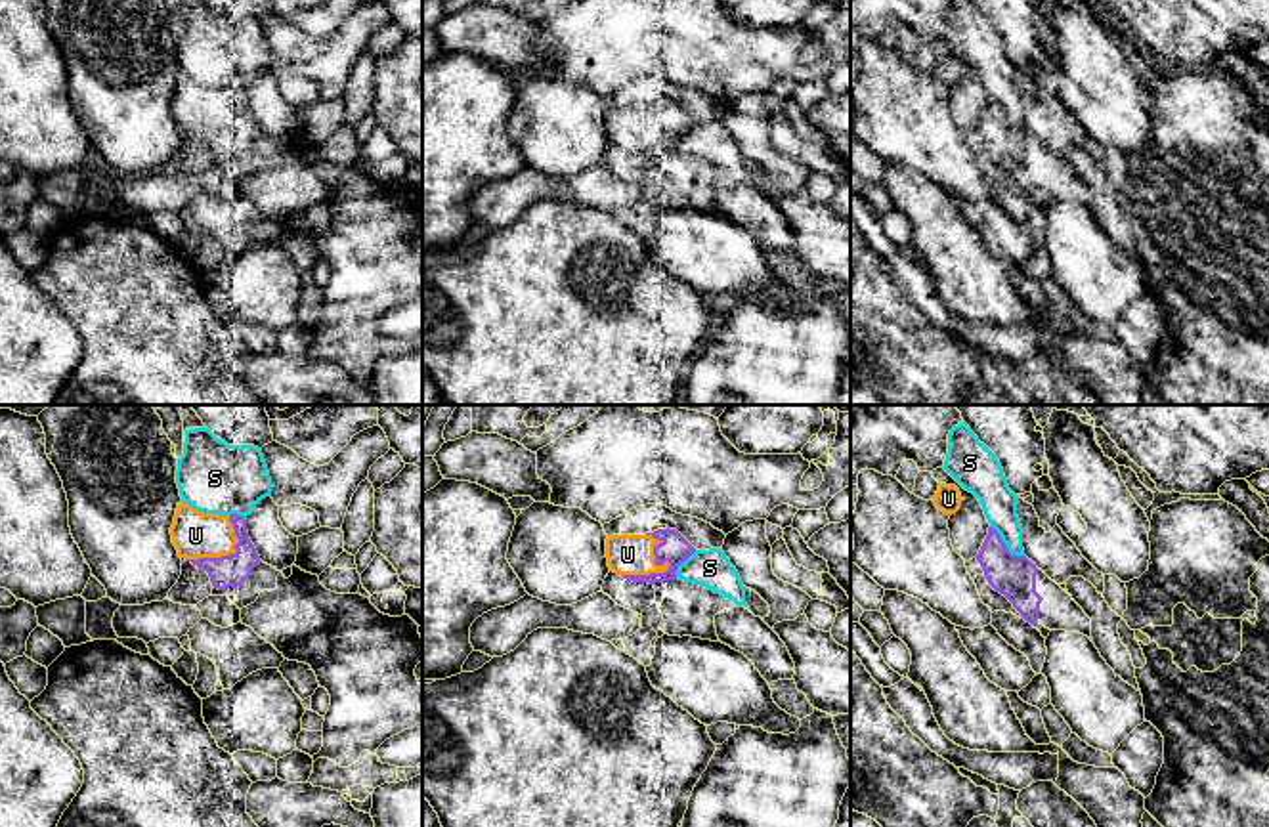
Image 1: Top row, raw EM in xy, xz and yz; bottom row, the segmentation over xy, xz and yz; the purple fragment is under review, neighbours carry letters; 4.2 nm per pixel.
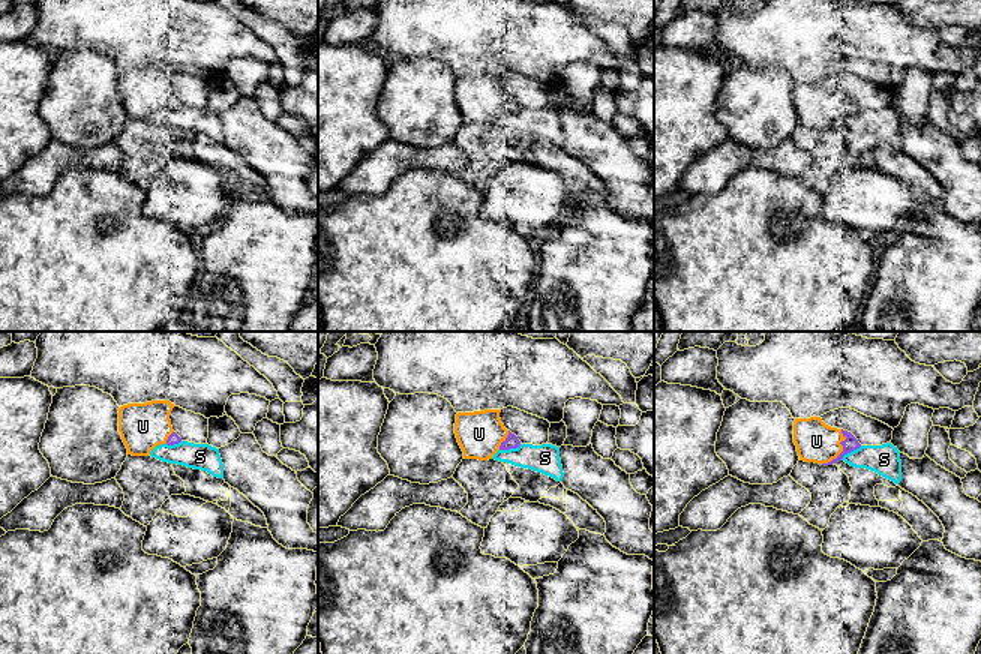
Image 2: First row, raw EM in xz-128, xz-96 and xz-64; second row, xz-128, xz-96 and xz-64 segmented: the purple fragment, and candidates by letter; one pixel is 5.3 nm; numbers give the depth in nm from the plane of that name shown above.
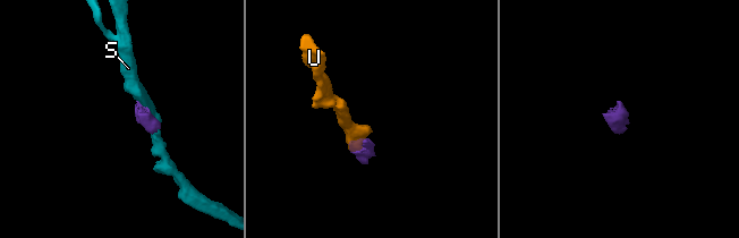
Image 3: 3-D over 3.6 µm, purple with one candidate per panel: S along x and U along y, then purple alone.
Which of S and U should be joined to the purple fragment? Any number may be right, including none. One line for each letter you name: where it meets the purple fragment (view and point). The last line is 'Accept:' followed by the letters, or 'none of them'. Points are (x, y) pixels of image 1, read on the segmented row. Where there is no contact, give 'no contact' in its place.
U: meets purple in xz at (666, 572)
Accept: U

